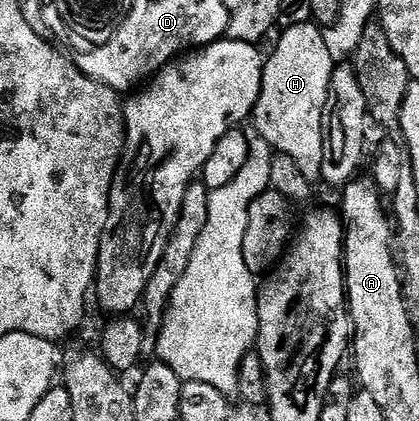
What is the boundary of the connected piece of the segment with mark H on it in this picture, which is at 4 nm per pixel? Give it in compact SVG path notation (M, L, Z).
M309 22L285 29L271 56L265 57L262 65L262 85L260 98L252 113L253 131L259 132L275 153L282 153L294 159L300 174L314 182L322 175L322 115L324 102L328 98L328 82L334 73L335 61L328 54L326 36L319 25Z

